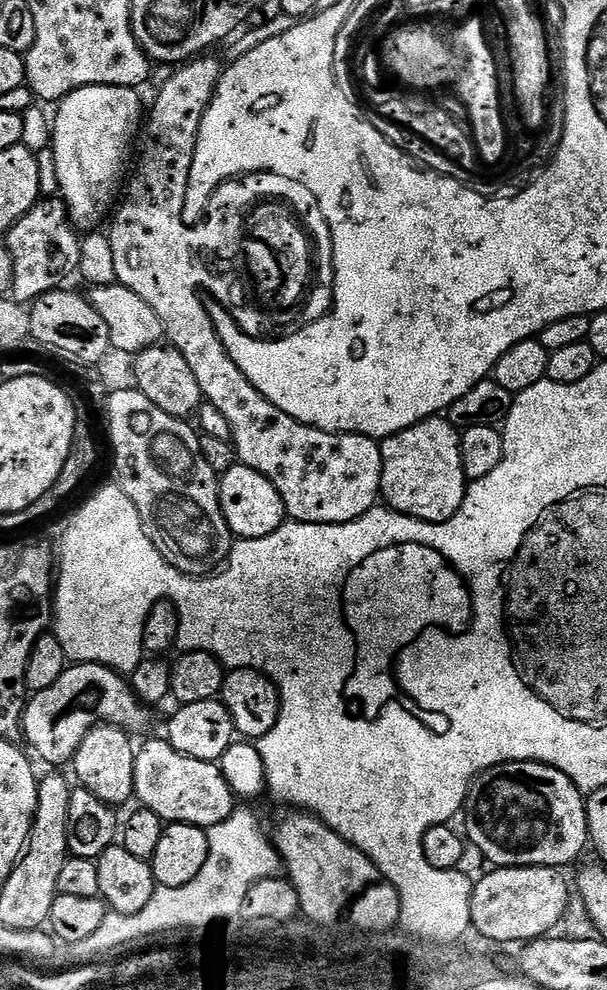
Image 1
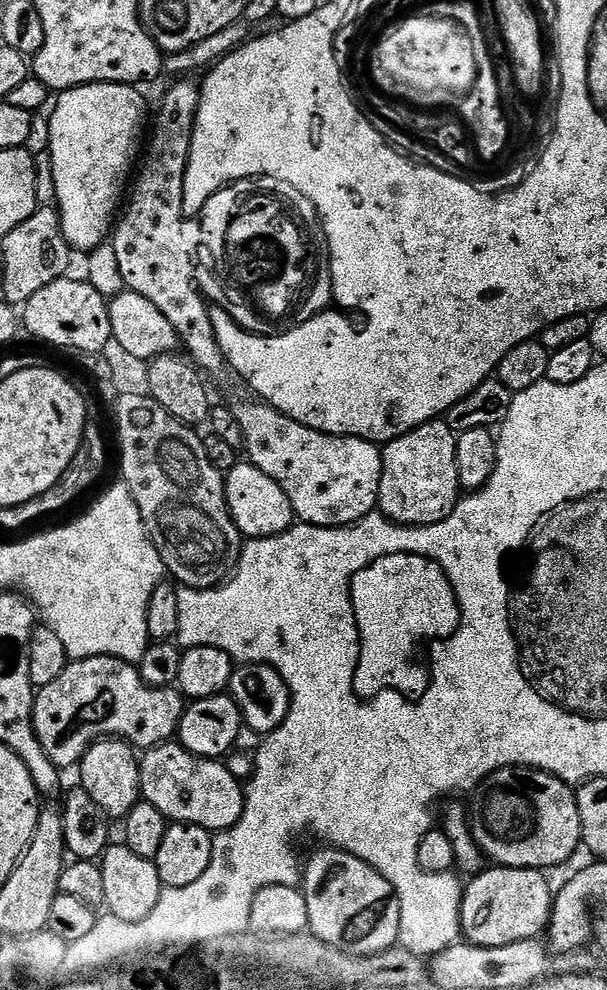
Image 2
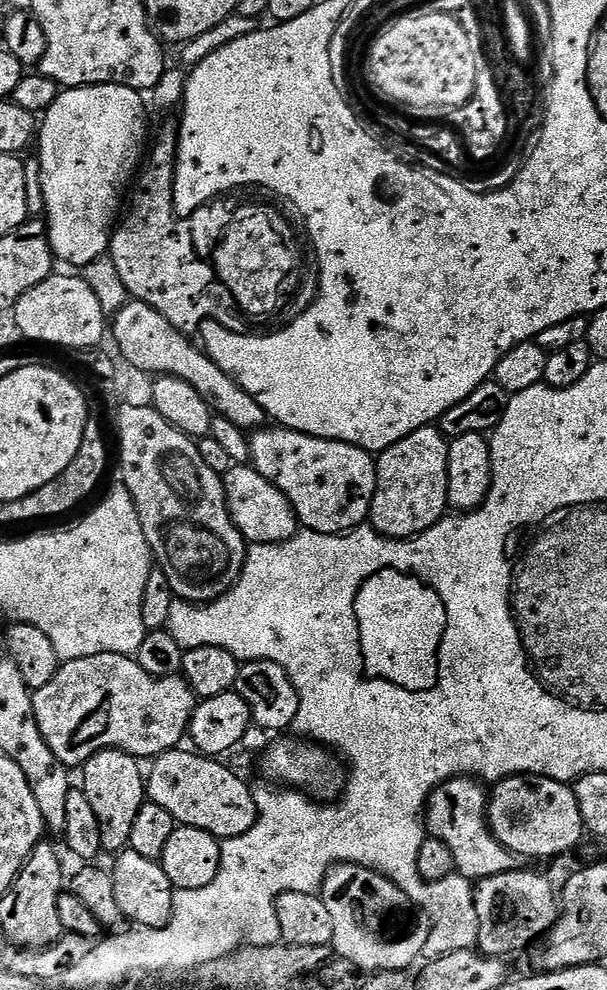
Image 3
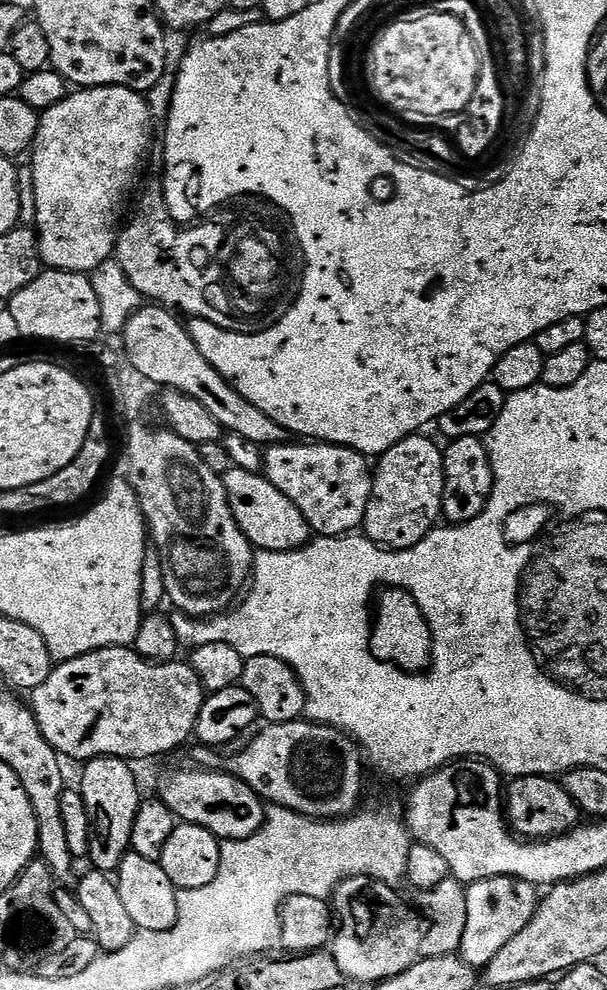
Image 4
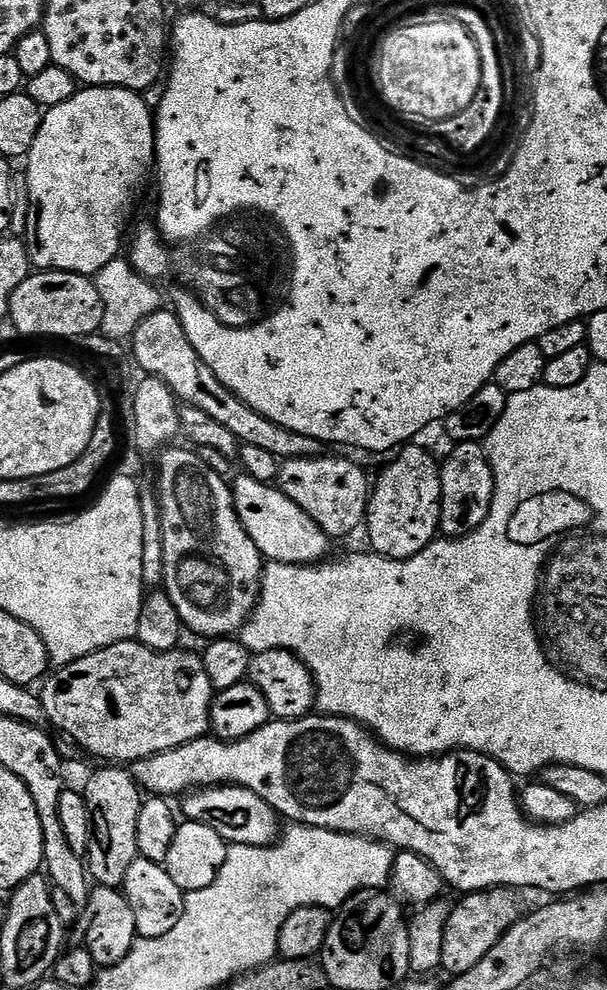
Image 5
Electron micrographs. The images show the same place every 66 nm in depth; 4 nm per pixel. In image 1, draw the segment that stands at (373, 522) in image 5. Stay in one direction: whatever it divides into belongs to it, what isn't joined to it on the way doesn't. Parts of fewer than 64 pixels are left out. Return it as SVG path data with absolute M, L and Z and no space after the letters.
M443 415L431 416L398 434L388 436L380 444L382 482L380 491L387 507L441 524L449 520L462 506L466 477L460 449L461 429L455 428Z

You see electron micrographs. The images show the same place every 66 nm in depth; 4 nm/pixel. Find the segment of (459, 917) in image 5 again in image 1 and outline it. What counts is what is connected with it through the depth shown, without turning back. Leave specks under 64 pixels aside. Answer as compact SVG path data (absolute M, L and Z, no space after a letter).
M493 867L492 872L488 872L480 881L476 884L476 889L473 890L472 896L470 895L470 924L477 928L479 933L486 935L489 938L494 938L495 942L500 942L505 946L511 946L511 944L519 945L521 942L527 942L529 940L539 940L556 930L556 927L560 924L560 919L564 916L564 911L568 908L568 888L570 892L570 884L563 880L561 873L555 868L497 868Z

